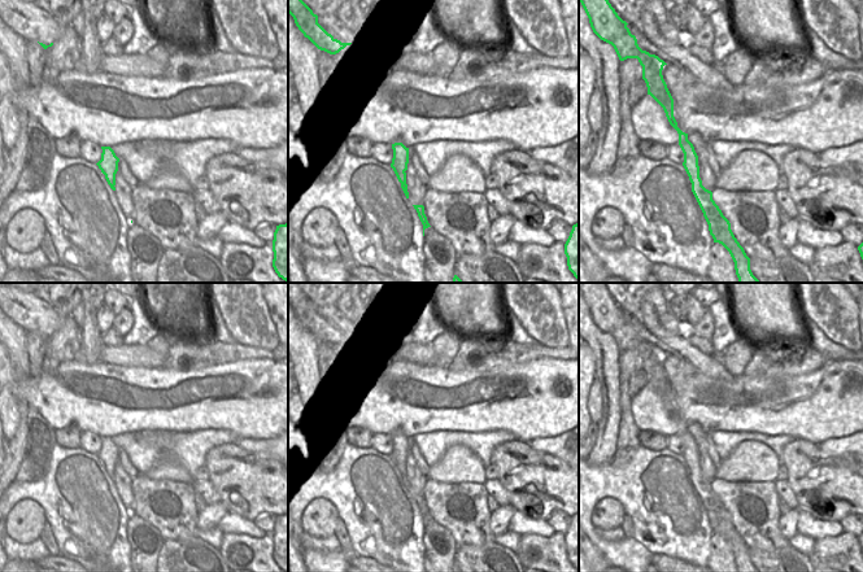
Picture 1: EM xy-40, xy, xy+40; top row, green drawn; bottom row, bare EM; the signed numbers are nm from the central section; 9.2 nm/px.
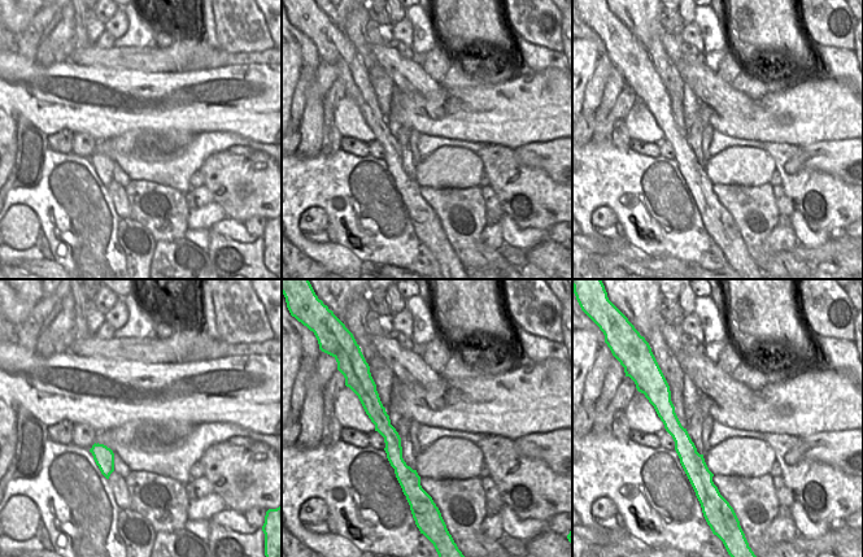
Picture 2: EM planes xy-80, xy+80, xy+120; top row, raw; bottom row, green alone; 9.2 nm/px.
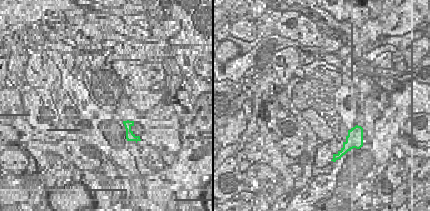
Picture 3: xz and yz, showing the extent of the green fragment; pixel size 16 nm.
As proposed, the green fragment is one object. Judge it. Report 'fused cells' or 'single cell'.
fused cells

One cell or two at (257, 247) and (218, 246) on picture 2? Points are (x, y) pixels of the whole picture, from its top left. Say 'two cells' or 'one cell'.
one cell

